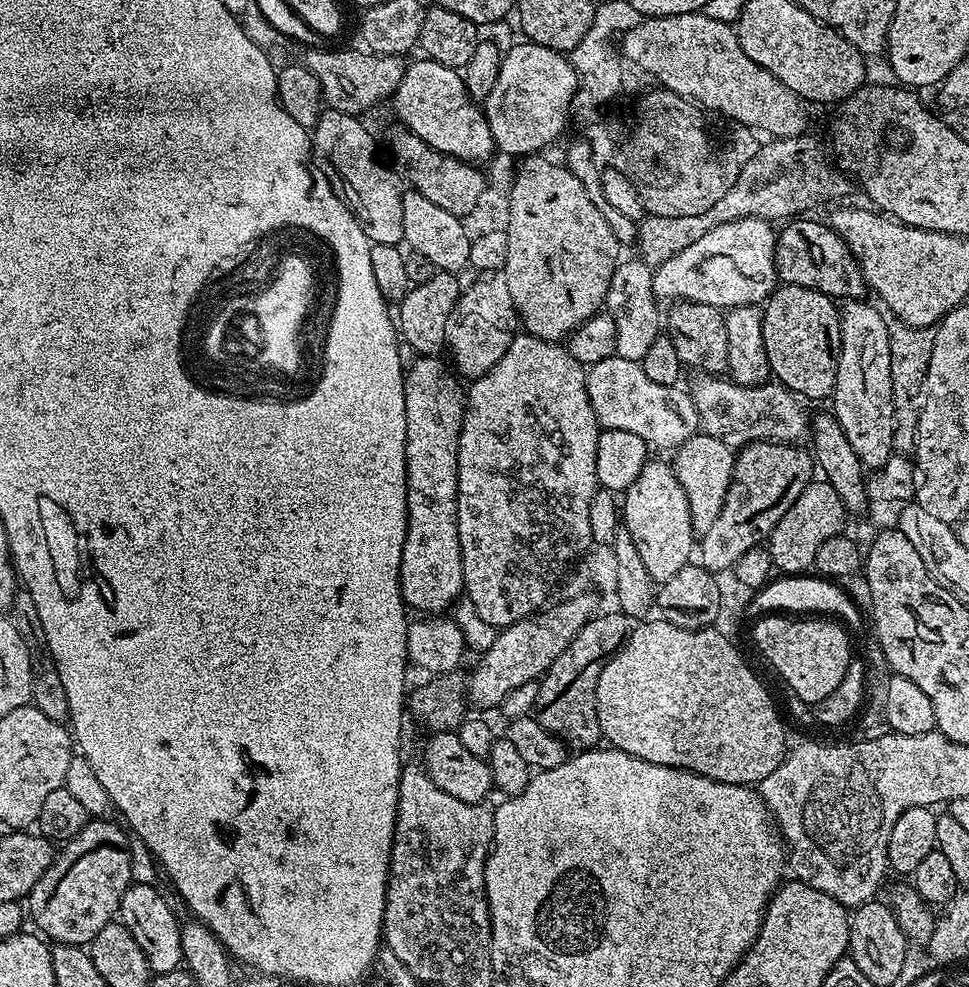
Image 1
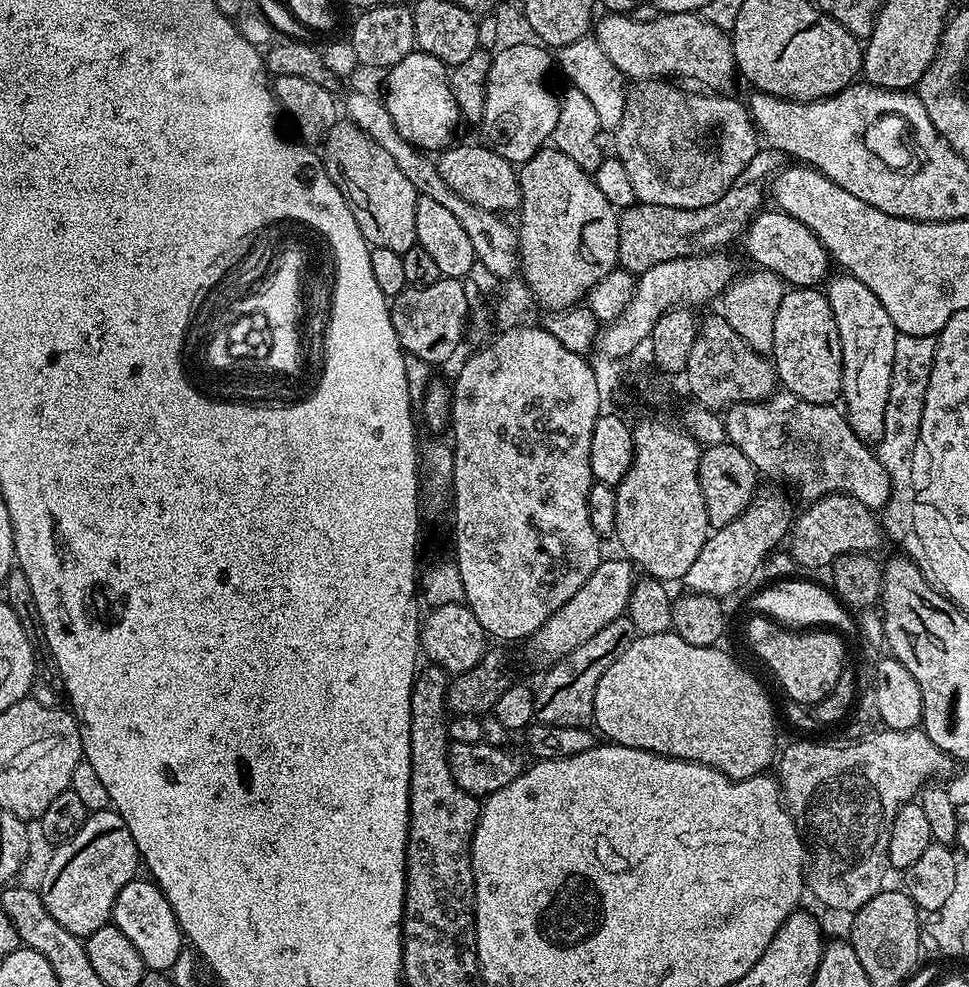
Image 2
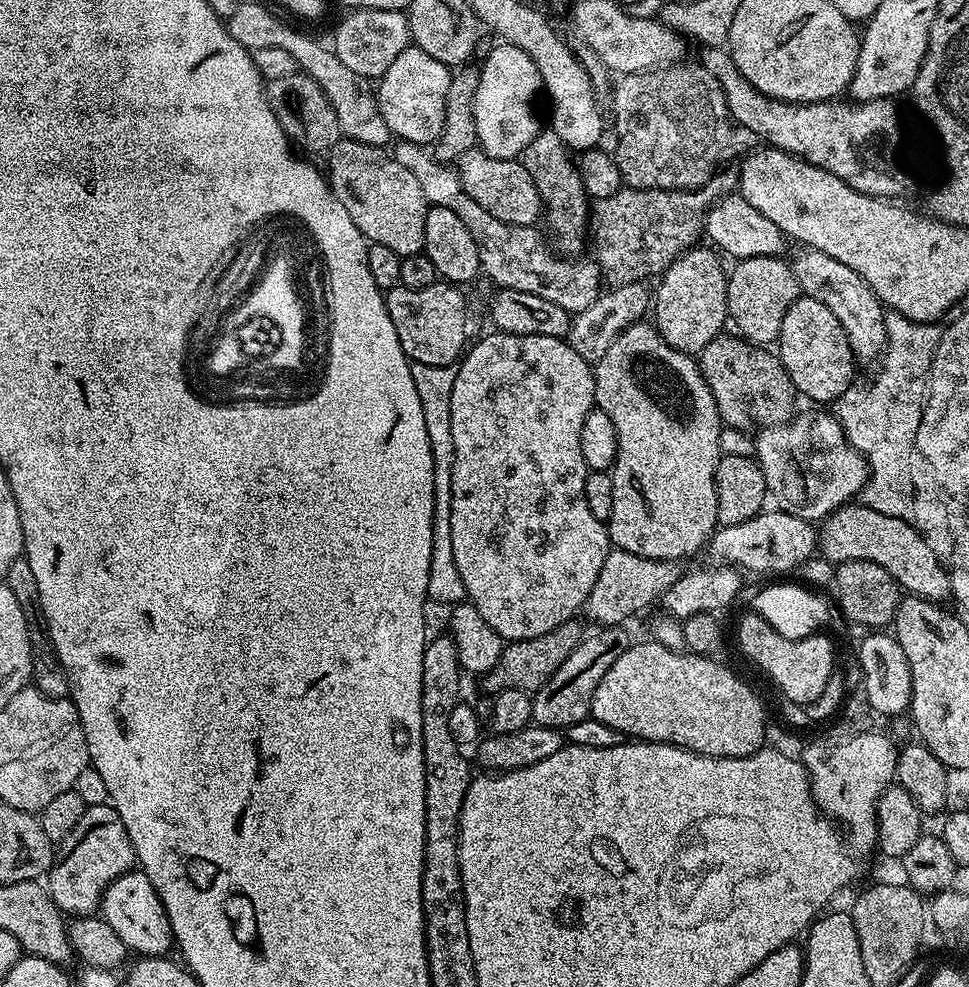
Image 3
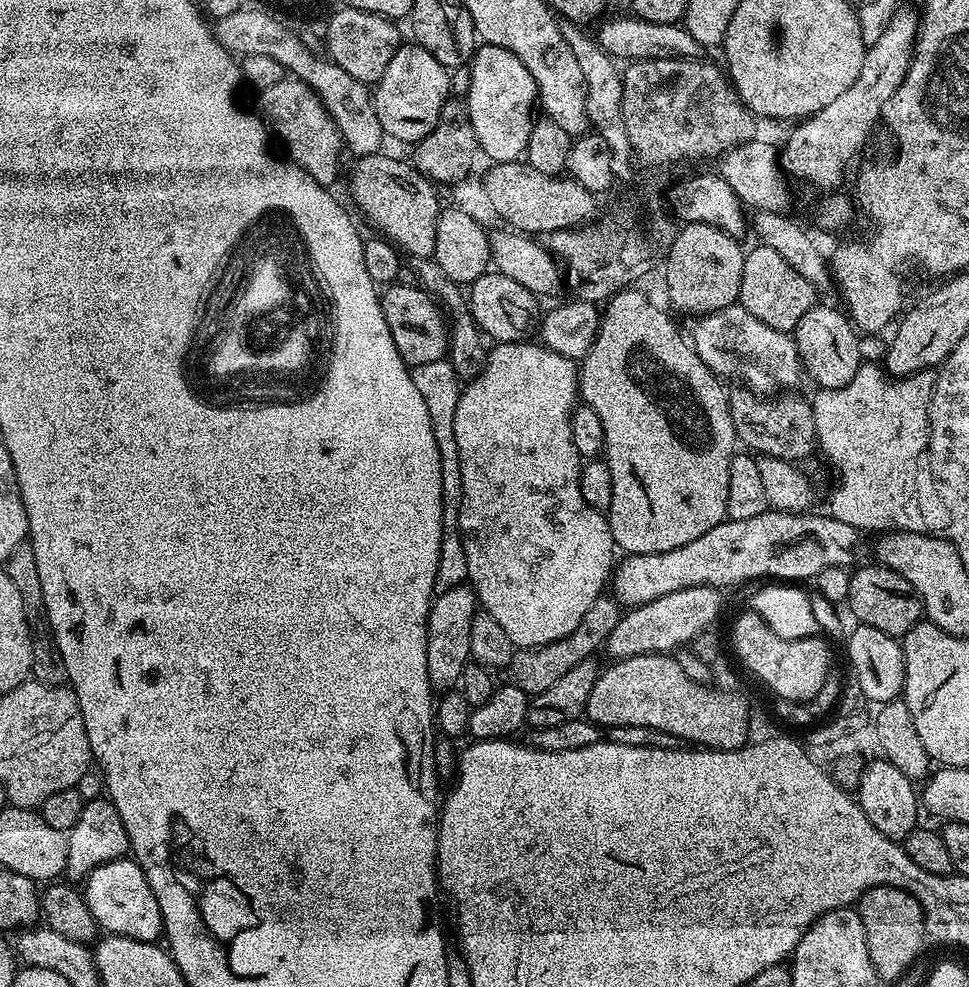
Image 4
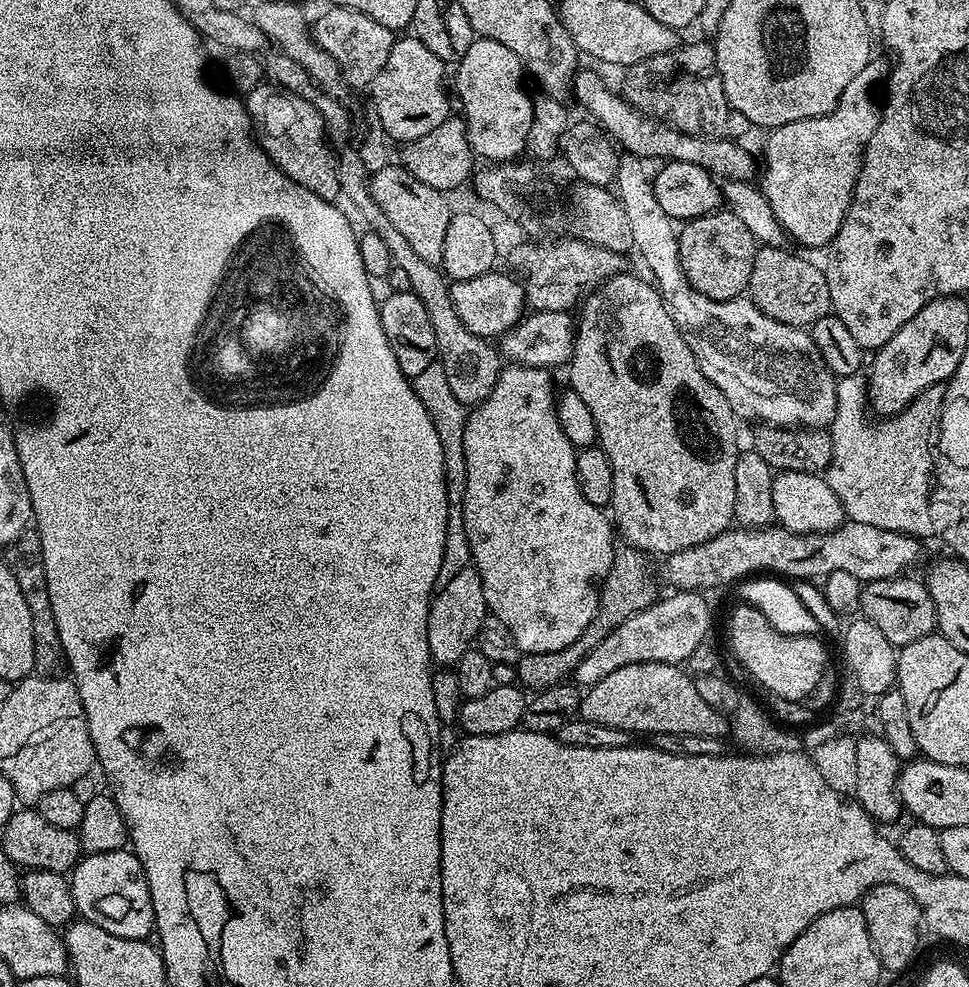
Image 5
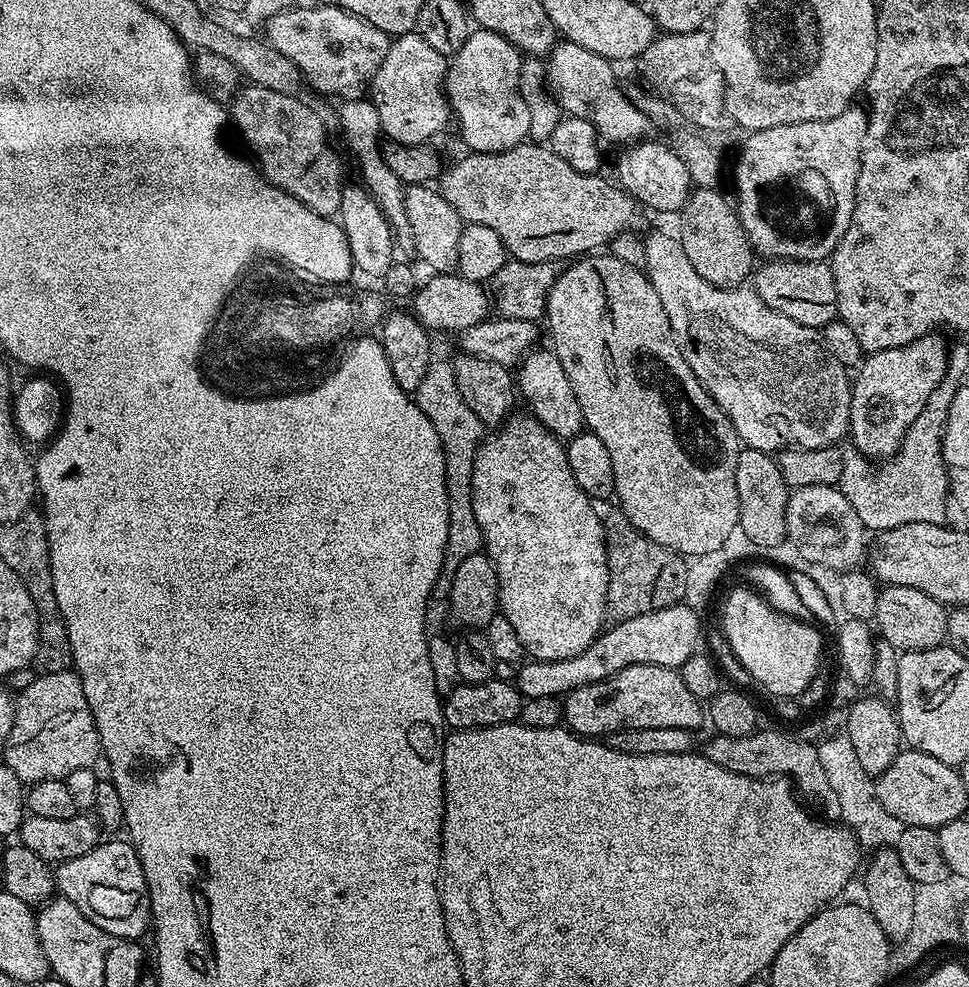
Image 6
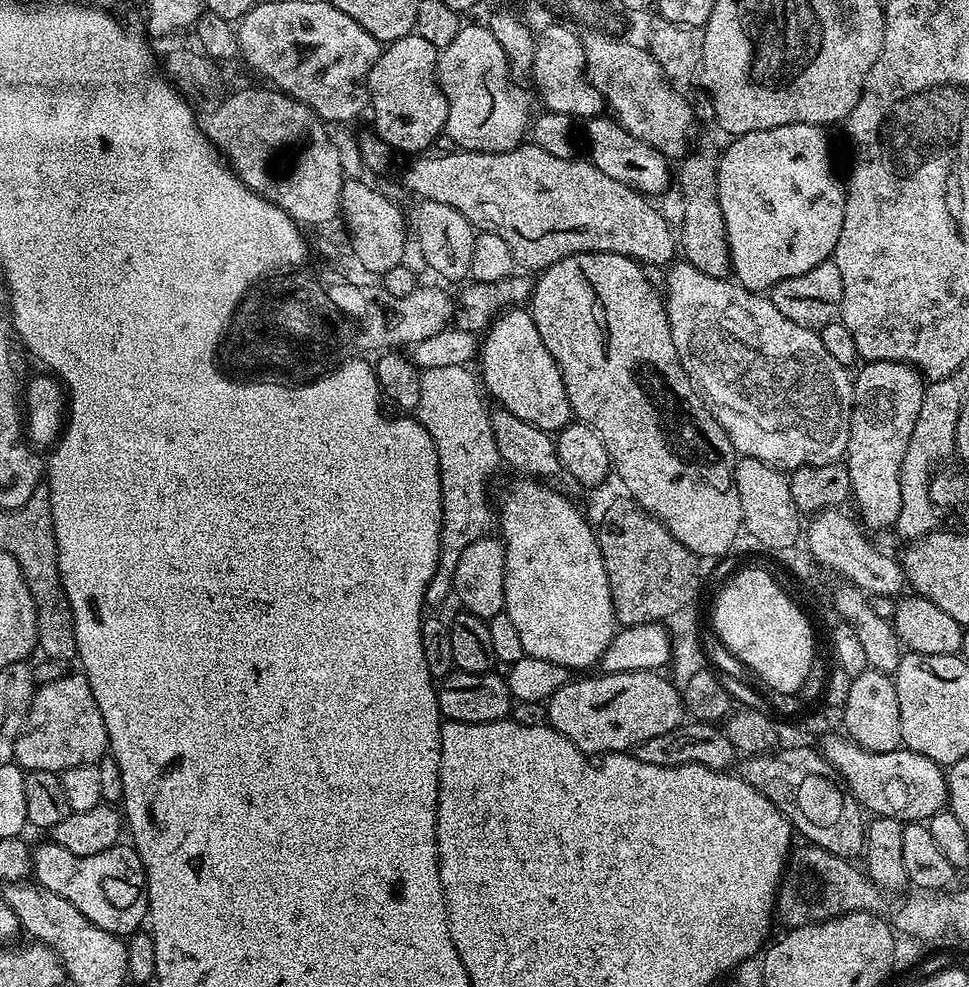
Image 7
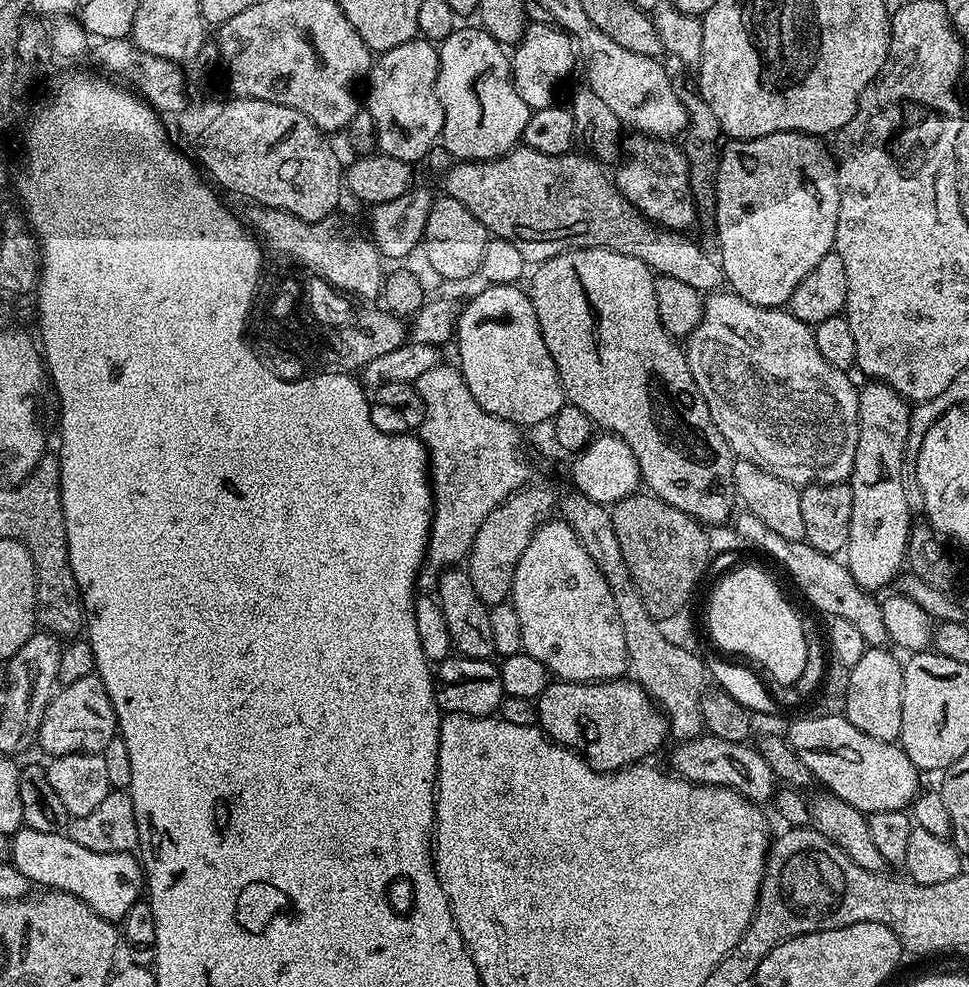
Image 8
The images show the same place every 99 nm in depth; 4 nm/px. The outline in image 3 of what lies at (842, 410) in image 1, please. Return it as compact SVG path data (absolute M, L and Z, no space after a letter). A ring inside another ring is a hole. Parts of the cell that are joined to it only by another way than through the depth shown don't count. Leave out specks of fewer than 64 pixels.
M801 247L796 257L791 257L790 263L794 270L794 278L798 278L801 293L826 306L838 322L842 322L842 330L846 330L846 338L850 342L850 350L857 361L872 360L884 351L886 342L886 326L884 317L886 309L880 299L868 289L868 284L850 266L830 258L830 254L822 254L813 248Z

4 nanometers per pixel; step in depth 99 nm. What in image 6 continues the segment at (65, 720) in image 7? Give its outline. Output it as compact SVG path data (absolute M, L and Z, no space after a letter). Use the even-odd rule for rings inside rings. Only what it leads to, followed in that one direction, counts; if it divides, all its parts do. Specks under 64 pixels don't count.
M75 671L46 672L37 675L30 686L19 689L15 697L14 724L10 726L10 736L6 738L6 746L2 749L2 762L18 774L25 785L31 786L43 780L62 780L74 774L74 770L91 768L101 759L100 739L94 722L94 714L90 710L90 702L86 702L86 690L82 690L82 682Z

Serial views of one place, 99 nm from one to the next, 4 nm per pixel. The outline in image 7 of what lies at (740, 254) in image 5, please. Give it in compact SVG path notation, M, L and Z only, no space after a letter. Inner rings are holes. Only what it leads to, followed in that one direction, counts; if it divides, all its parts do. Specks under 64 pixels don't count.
M693 147L688 155L679 161L674 172L674 180L680 183L680 200L684 203L684 209L680 212L680 228L678 224L678 248L683 259L694 265L702 274L707 276L727 277L732 272L732 259L730 258L730 246L726 234L726 218L722 218L722 206L718 202L718 178L716 171L720 165L720 157L717 149Z

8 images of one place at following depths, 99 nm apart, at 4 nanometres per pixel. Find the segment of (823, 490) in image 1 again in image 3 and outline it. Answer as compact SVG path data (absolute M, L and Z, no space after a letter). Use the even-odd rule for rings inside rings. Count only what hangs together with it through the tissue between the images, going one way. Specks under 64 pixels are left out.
M848 502L823 521L818 532L818 552L832 565L874 562L893 576L905 593L921 596L924 600L944 602L952 595L952 577L920 531L902 518L887 517L863 502Z

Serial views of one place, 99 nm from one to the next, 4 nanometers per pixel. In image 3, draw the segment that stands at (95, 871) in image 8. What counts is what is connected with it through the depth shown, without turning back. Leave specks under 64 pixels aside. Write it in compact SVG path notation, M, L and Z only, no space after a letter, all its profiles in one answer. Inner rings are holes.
M133 870L122 874L104 892L102 919L111 926L114 934L122 938L129 953L141 956L168 956L174 948L170 918L146 874Z

